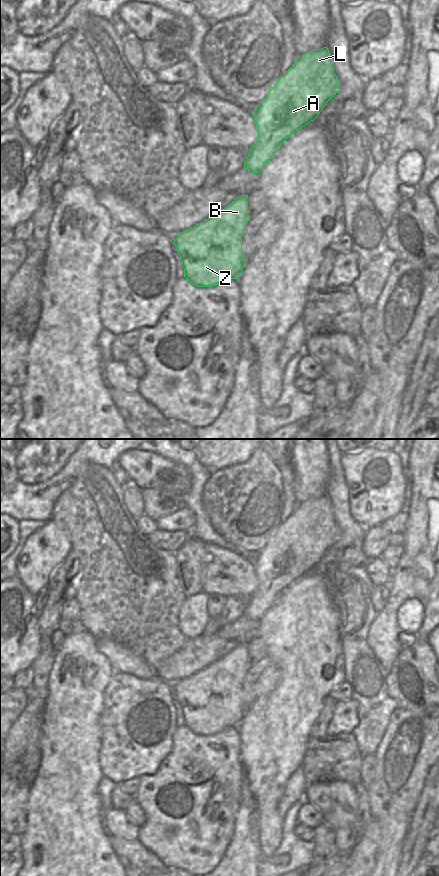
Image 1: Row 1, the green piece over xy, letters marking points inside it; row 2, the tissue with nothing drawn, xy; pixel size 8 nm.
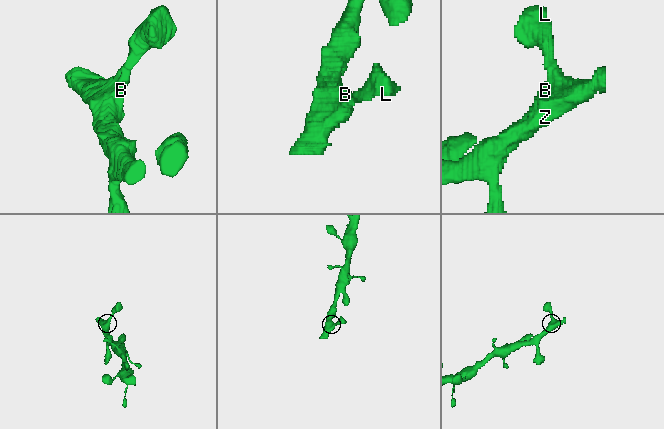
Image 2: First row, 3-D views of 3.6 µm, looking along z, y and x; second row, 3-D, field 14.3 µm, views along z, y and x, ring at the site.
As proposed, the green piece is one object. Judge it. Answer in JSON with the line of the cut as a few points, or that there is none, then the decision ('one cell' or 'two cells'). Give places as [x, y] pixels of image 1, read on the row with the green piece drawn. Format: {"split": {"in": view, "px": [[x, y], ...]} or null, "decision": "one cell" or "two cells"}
{"split": null, "decision": "one cell"}

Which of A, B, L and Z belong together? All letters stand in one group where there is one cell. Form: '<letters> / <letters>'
A B L Z

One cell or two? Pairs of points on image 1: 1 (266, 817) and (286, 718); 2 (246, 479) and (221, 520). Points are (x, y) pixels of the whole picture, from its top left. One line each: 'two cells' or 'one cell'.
1: two cells
2: one cell

